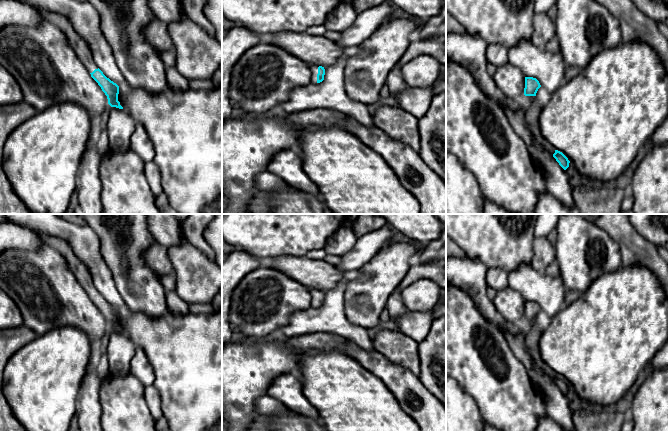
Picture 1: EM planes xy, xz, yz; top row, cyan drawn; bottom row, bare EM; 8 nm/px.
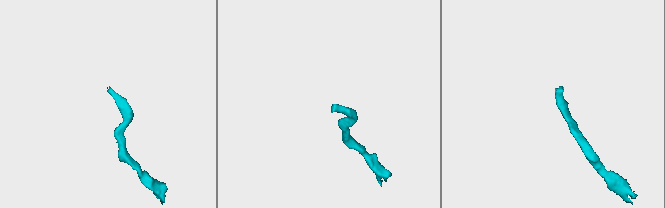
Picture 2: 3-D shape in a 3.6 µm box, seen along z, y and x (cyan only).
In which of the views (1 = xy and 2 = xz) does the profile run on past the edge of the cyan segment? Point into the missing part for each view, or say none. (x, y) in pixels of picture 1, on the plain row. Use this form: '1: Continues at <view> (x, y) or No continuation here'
1: Continues at xy (81, 271)
2: Continues at xz (314, 292)

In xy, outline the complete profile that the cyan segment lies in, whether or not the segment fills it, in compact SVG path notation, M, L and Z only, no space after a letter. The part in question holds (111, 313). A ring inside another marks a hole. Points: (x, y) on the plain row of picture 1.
M33 229L31 230L37 233L45 244L50 245L66 259L81 287L107 320L108 328L111 331L123 333L118 325L119 310L107 302L99 292L94 293L90 290L90 288L94 286L91 273L88 267L73 252L70 244L59 237L50 236L44 232L35 231Z

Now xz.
M311 289L311 308L317 308L324 304L325 293L322 290Z

